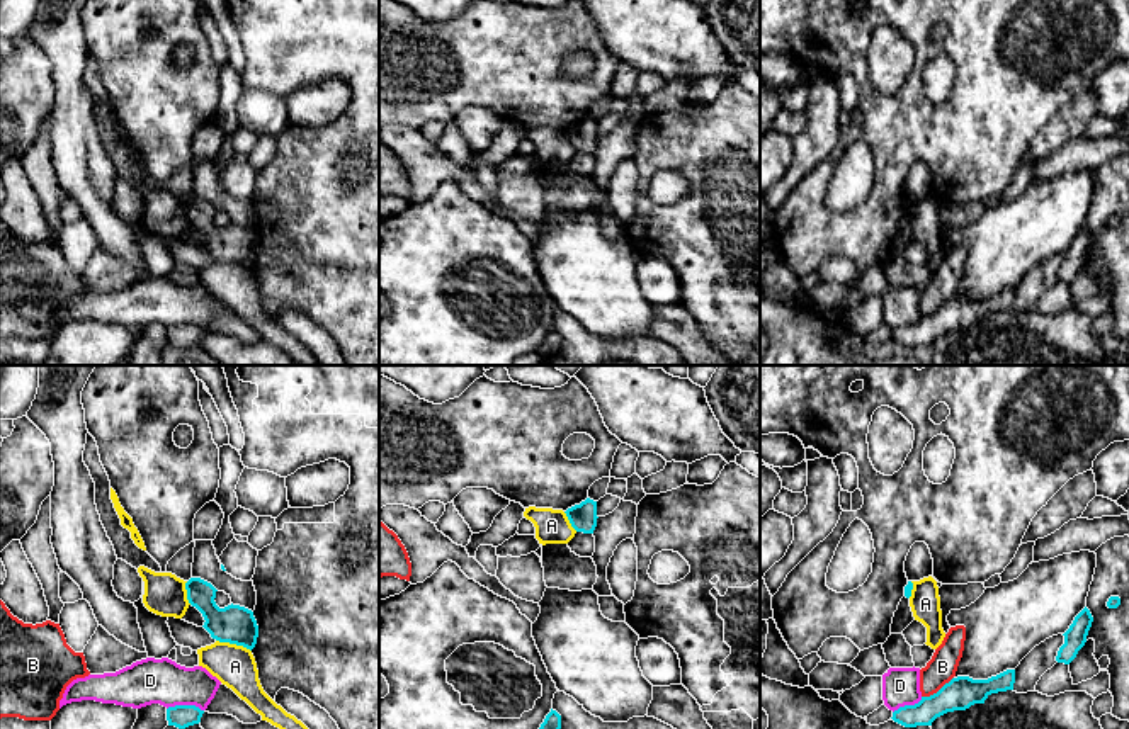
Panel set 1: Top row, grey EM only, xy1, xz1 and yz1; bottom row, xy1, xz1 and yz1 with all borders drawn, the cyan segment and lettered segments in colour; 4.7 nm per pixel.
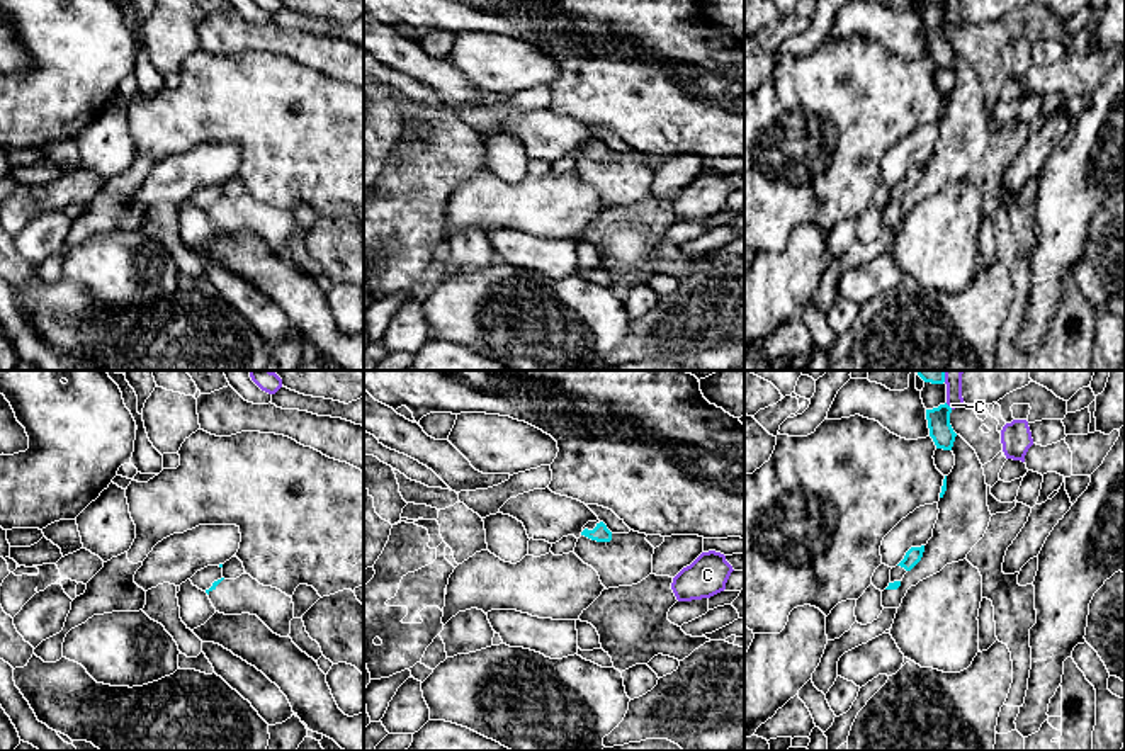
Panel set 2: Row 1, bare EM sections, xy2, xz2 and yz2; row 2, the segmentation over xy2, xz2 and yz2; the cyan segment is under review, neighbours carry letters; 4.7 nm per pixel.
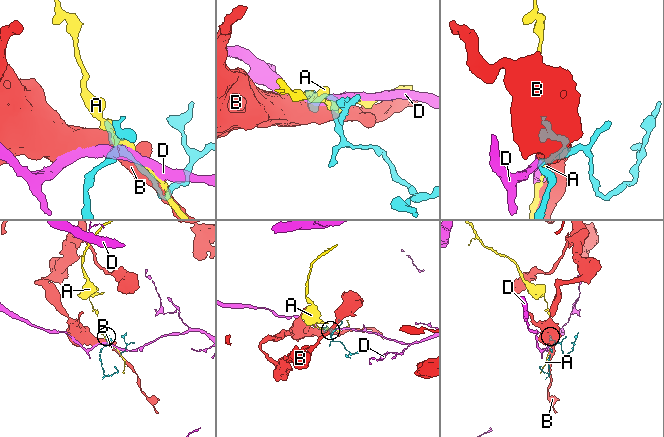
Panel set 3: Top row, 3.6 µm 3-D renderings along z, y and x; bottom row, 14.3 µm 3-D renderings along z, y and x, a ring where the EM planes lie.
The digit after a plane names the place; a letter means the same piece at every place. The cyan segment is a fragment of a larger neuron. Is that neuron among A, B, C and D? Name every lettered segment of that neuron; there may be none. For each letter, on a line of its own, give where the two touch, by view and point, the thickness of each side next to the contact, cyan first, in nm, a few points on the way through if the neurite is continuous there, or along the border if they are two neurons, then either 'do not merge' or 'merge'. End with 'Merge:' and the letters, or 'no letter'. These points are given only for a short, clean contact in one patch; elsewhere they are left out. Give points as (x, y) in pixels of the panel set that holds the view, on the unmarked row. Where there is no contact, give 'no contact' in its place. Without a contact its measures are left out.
A: xy1 (233, 262) | 180/200 nm | do not merge
B: yz1 (939, 310) | 160/140 nm | along yz1 (953, 296), (936, 311), (922, 316) | do not merge
C: yz2 (947, 24) | 110/80 nm | do not merge
D: xy1 (186, 325) | 110/220 nm | along xy1 (167, 327), (198, 325), (203, 330) | do not merge
Merge: no letter

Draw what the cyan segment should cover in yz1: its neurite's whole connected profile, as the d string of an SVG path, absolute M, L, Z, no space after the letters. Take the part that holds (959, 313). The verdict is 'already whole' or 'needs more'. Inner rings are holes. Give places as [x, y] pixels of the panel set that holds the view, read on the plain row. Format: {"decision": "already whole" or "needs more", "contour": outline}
{"decision": "already whole", "contour": "M1007 289L988 299L957 296L937 313L922 316L915 325L905 325L893 331L893 340L905 347L932 345L932 342L954 330L966 330L974 323L984 323L991 313L1013 309L1015 289Z"}

